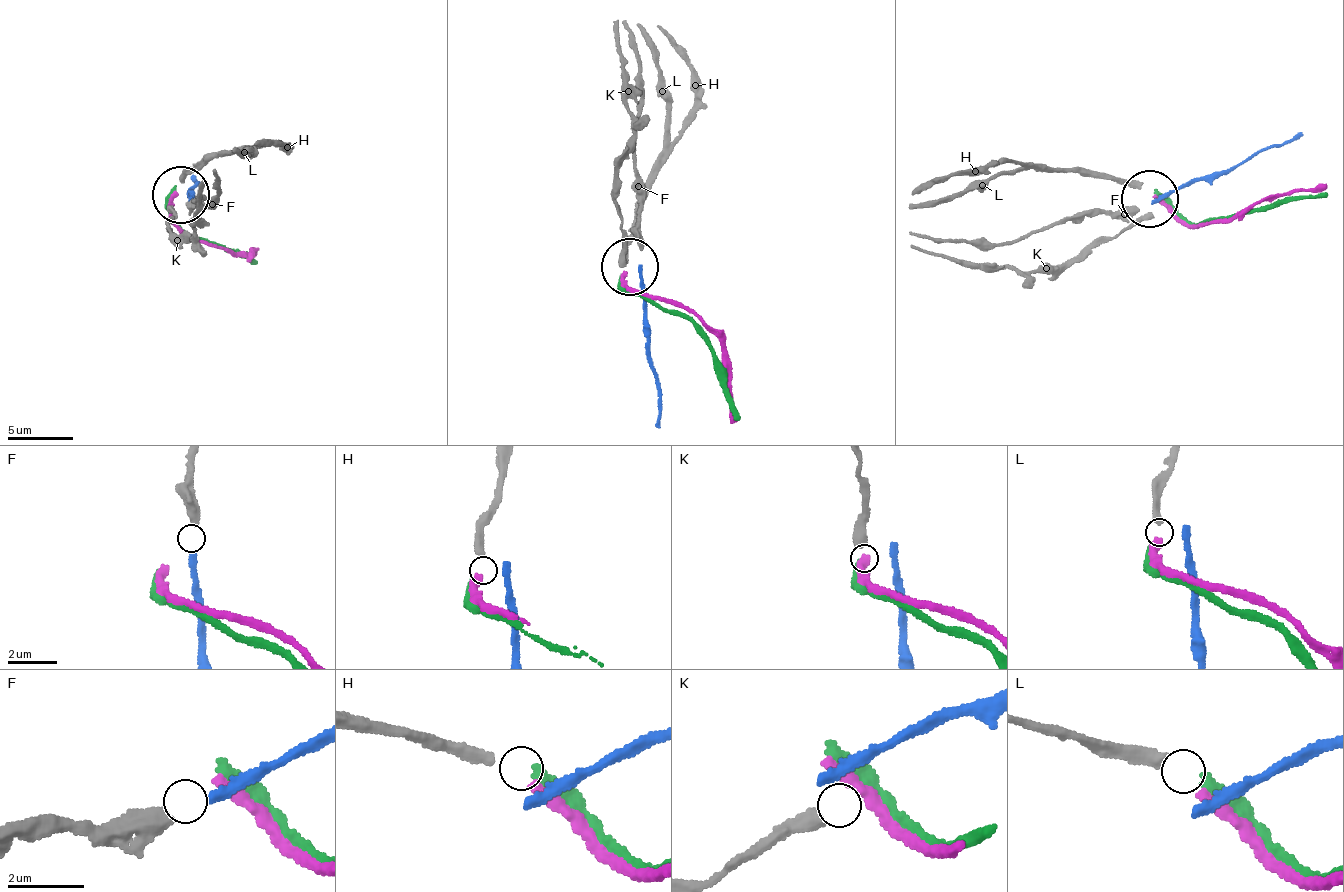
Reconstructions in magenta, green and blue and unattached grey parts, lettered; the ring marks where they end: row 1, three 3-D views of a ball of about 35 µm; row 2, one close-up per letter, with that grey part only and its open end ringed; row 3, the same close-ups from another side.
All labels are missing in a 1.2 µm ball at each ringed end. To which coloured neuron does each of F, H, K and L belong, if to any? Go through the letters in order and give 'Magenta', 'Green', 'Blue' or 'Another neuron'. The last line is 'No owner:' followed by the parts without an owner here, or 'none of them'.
F: Blue
H: Magenta
K: Another neuron
L: Green
No owner: K

